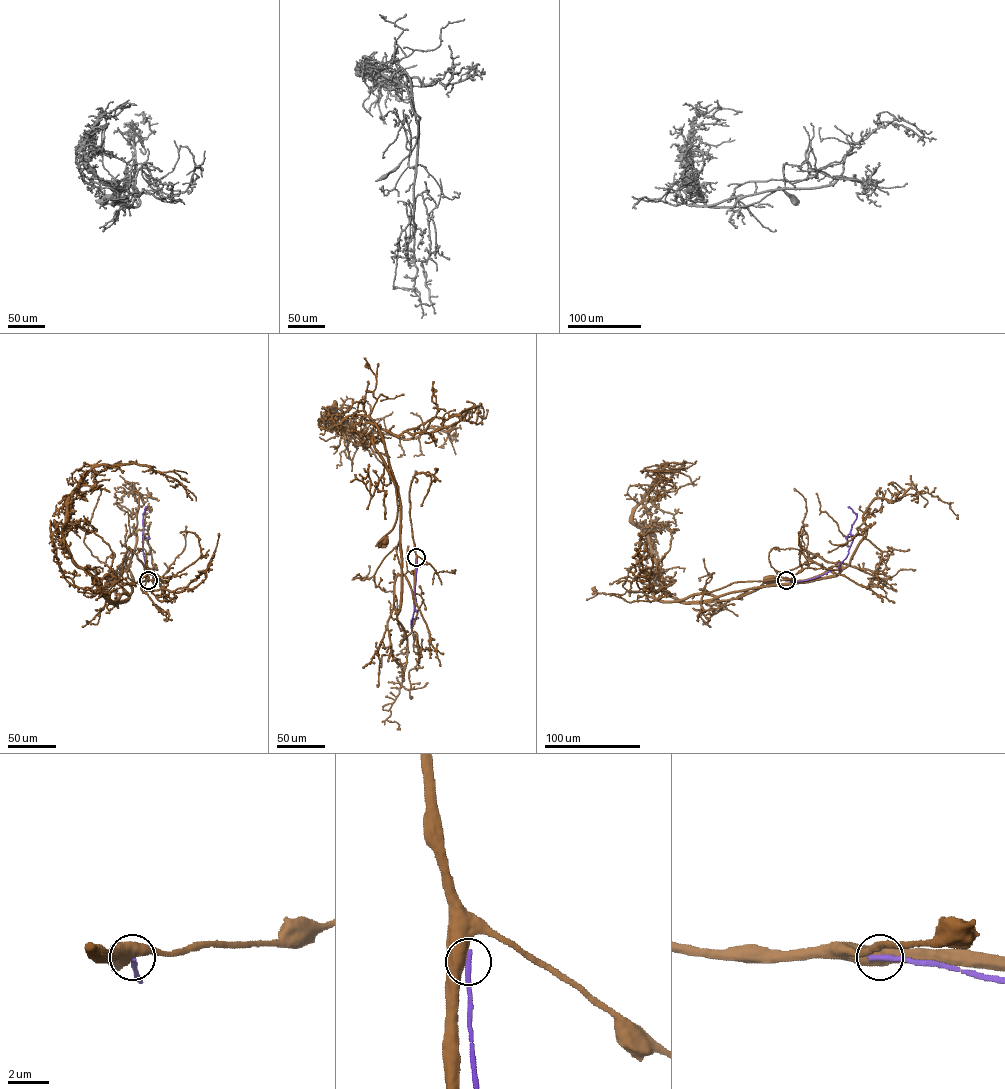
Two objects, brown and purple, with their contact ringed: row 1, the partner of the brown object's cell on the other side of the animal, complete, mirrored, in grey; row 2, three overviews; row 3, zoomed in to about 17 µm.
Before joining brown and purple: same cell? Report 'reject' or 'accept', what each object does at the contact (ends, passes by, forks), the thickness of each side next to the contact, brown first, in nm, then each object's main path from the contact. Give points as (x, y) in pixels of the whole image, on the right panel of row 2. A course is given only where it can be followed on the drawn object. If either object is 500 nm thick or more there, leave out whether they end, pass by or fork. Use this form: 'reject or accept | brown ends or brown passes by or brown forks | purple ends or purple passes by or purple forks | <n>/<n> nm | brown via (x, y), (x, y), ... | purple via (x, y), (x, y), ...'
reject | 500/300 nm | brown via (786, 580), (826, 570), (803, 550), (839, 570), (712, 600), (744, 596), (767, 579) | purple via (786, 580), (807, 580), (838, 568), (854, 537), (850, 530), (856, 515), (848, 507)

